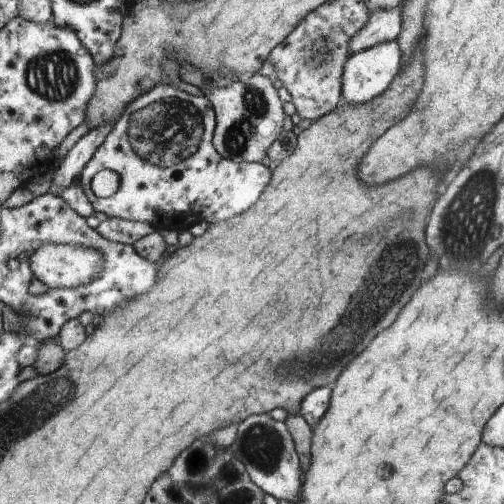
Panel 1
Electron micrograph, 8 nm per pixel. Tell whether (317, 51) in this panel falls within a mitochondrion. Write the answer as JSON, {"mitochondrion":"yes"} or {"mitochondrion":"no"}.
{"mitochondrion":"yes"}

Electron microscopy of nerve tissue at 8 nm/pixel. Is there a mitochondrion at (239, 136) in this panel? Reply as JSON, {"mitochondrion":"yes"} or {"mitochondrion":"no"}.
{"mitochondrion":"yes"}

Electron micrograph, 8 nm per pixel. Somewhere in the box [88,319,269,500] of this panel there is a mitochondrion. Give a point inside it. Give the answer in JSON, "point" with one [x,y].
{"point":[194,462]}

